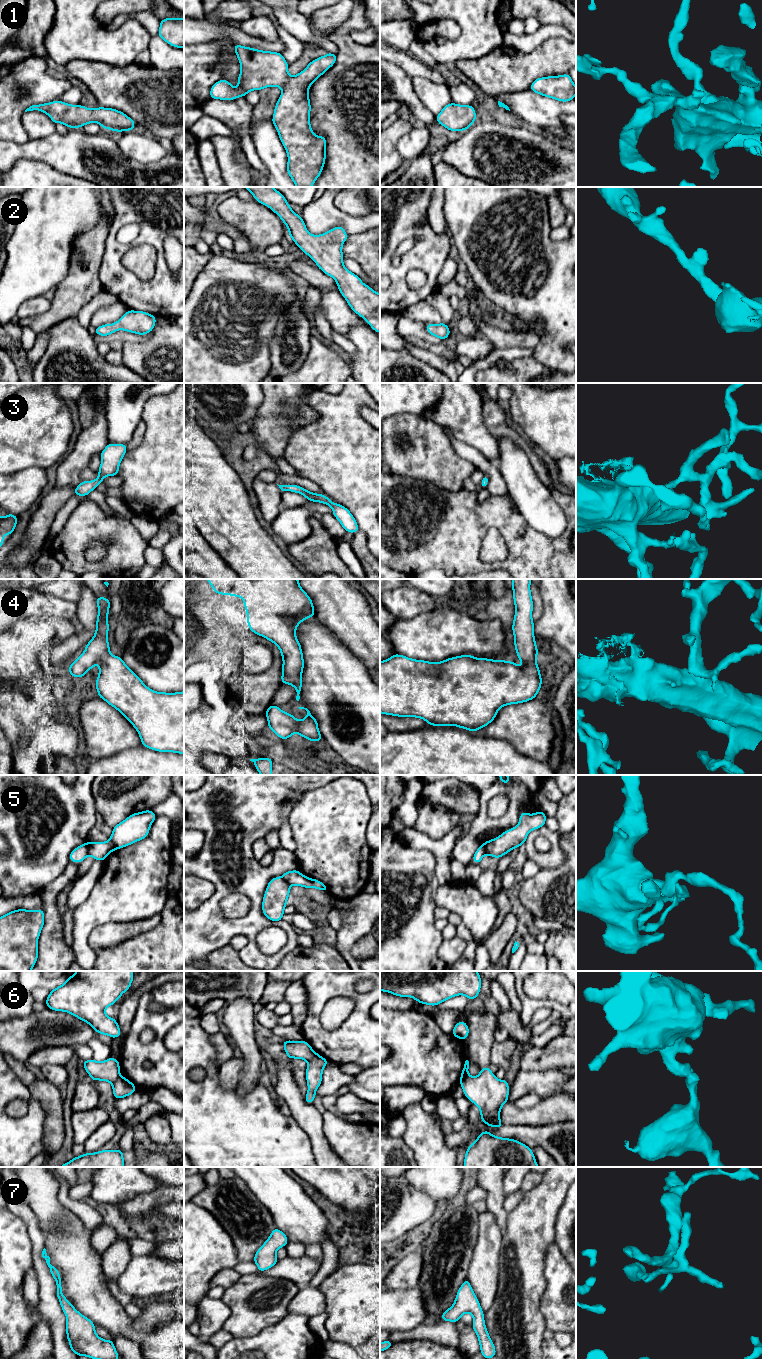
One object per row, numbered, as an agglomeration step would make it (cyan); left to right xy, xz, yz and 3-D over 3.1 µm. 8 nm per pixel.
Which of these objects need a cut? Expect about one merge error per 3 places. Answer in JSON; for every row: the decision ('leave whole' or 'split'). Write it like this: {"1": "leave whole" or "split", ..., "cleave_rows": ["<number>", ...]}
{"1": "leave whole", "2": "leave whole", "3": "leave whole", "4": "leave whole", "5": "split", "6": "split", "7": "leave whole", "cleave_rows": ["5", "6"]}

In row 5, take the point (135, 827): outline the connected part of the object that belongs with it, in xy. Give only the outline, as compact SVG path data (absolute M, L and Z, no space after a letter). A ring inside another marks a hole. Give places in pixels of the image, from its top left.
M152 810L133 813L113 827L106 842L89 842L88 855L94 860L104 861L114 850L140 841L149 835L149 830L157 815Z

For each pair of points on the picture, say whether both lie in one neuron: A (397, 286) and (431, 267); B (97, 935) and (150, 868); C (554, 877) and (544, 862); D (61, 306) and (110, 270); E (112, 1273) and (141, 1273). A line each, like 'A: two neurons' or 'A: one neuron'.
A: one neuron
B: two neurons
C: two neurons
D: two neurons
E: two neurons

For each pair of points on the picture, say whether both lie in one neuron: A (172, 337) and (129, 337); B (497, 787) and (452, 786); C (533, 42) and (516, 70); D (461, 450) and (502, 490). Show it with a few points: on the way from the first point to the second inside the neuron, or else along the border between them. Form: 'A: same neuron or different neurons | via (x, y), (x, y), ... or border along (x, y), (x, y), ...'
A: different neurons | border along (153, 331), (152, 335), (144, 341), (127, 343)
B: different neurons | border along (470, 785), (478, 793), (479, 808)
C: different neurons | border along (546, 40), (529, 52), (521, 52), (504, 45)
D: same neuron | via (473, 455), (495, 478)

